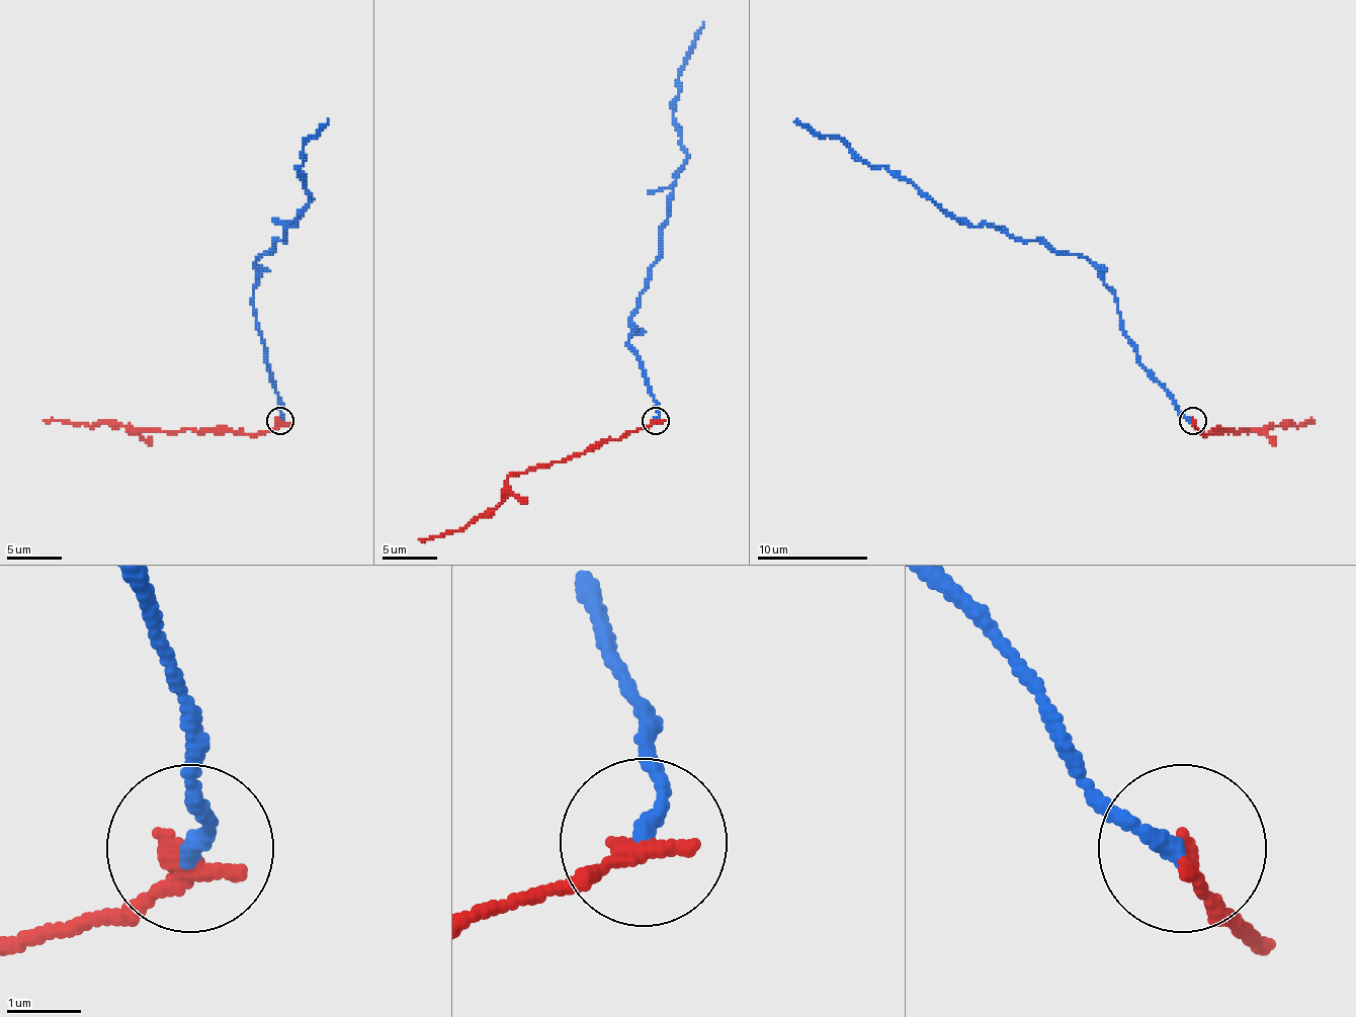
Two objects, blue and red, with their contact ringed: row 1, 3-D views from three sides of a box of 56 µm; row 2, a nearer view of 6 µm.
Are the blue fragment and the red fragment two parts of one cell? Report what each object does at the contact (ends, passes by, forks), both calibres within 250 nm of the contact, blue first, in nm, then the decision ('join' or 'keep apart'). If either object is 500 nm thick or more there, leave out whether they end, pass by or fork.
blue ends | red ends | 220/280 nm | keep apart

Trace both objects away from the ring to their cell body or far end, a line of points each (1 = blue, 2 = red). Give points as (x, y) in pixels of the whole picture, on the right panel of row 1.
1: (1192, 420), (1139, 362), (1117, 299), (1090, 262), (991, 224), (968, 227), (794, 121)
2: (1192, 420), (1203, 434), (1231, 428), (1267, 431), (1310, 420)

